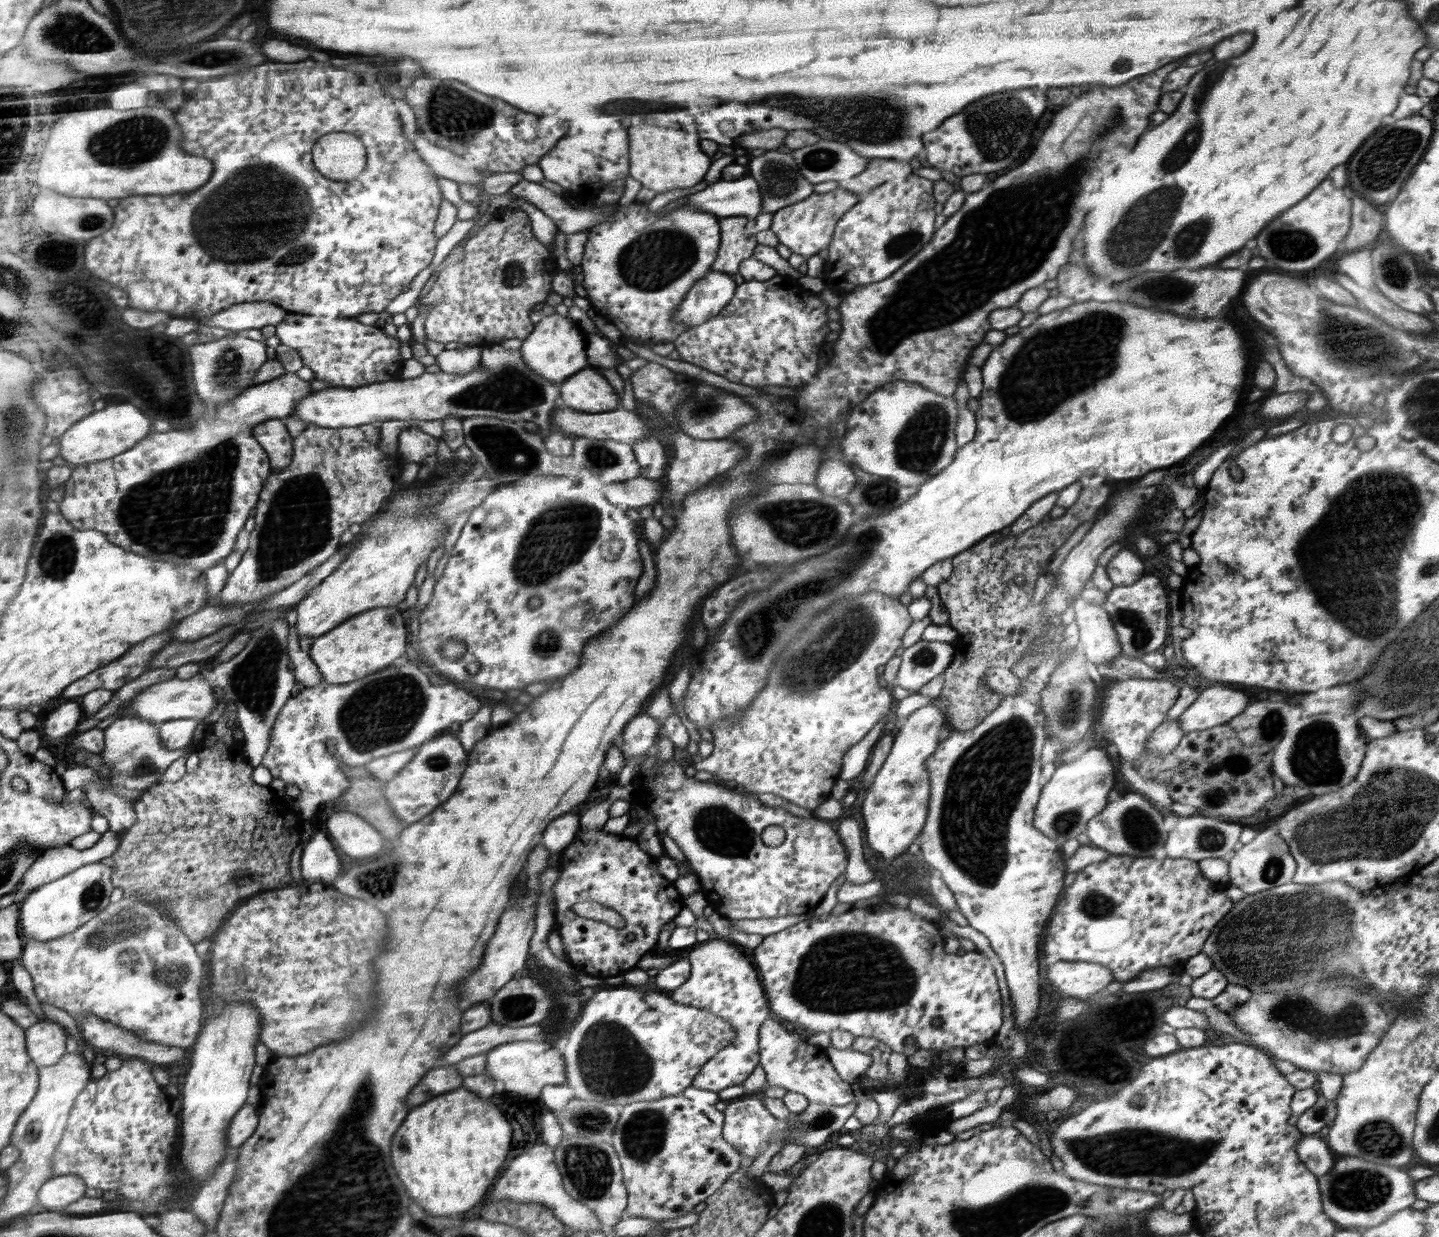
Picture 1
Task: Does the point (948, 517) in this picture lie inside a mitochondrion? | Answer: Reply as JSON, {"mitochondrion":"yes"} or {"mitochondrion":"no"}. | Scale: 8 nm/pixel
{"mitochondrion":"no"}

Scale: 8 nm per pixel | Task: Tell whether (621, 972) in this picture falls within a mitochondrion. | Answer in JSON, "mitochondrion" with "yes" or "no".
{"mitochondrion":"no"}

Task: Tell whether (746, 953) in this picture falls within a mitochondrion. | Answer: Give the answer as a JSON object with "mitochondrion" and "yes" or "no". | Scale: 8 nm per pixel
{"mitochondrion":"no"}

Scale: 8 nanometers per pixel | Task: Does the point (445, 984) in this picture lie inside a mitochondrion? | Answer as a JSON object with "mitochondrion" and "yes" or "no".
{"mitochondrion":"no"}

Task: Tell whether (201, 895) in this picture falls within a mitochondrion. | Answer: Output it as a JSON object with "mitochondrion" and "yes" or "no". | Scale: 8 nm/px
{"mitochondrion":"yes"}

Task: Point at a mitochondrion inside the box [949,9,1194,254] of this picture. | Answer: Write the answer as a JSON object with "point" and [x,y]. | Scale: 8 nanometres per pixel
{"point":[999,130]}

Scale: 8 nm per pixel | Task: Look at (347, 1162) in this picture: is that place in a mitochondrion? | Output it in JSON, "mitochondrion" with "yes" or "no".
{"mitochondrion":"yes"}

